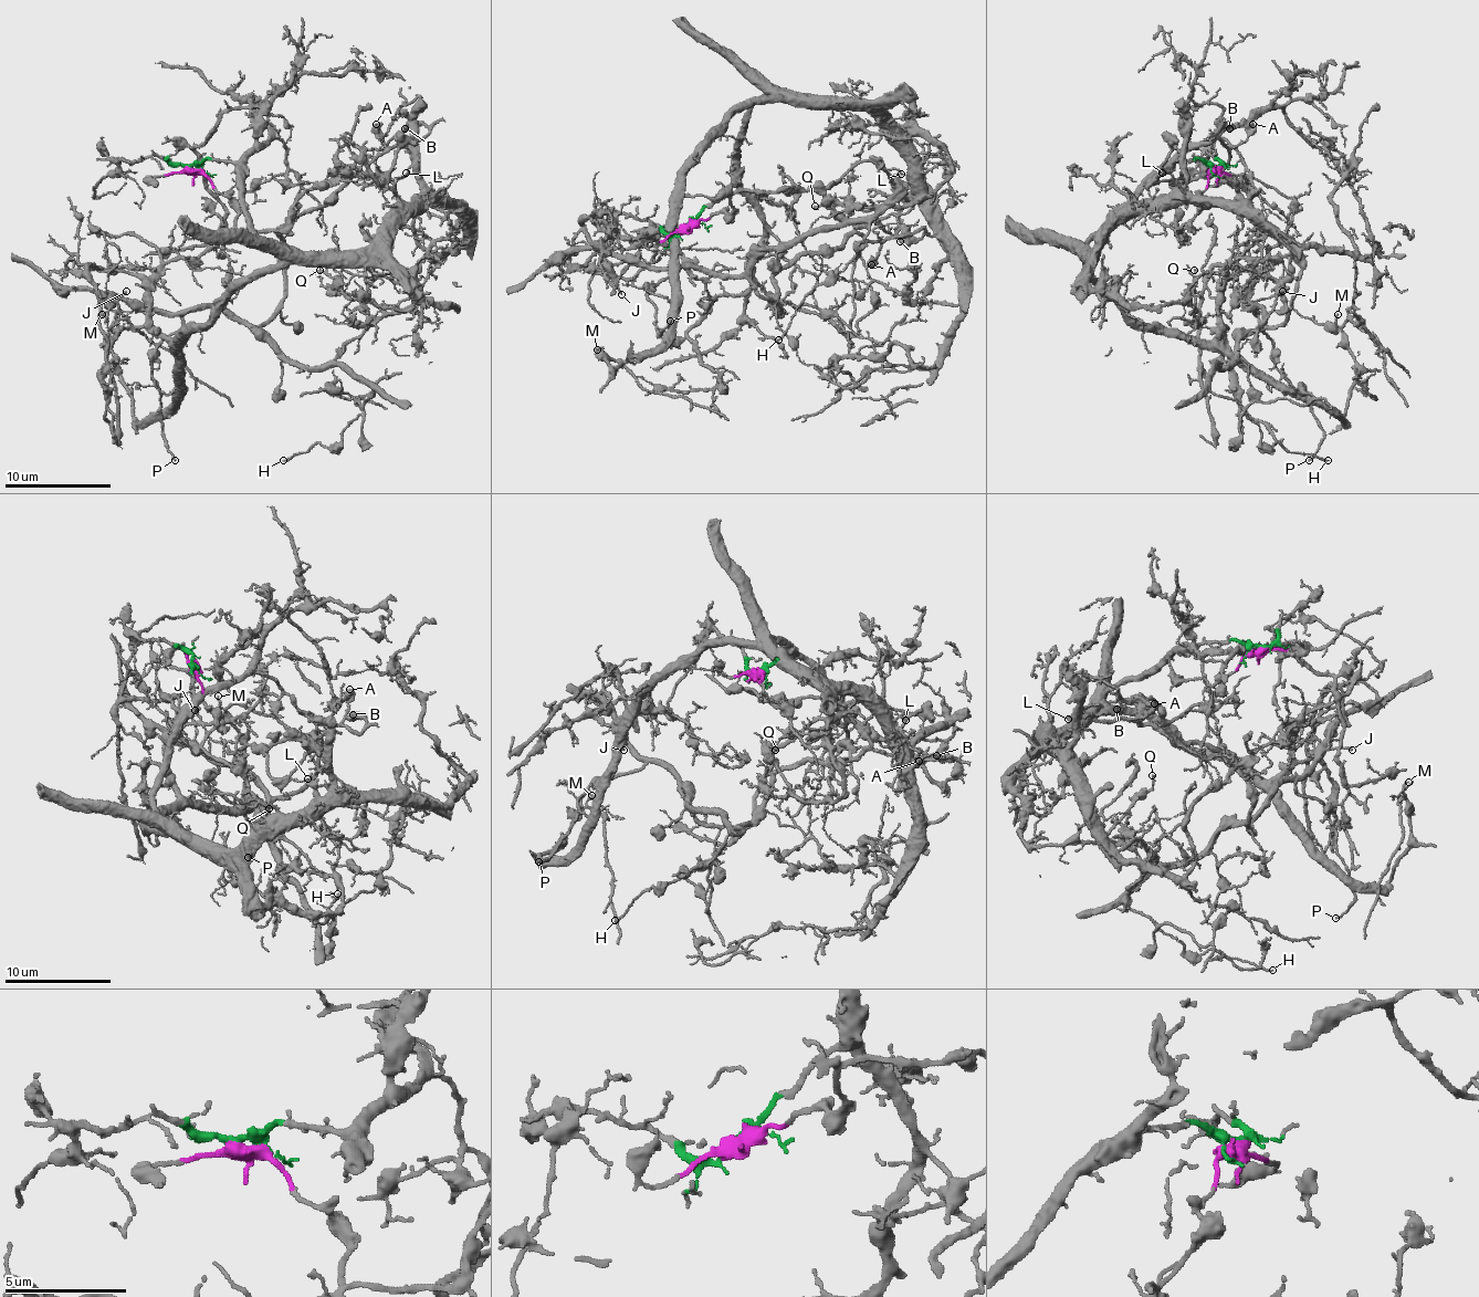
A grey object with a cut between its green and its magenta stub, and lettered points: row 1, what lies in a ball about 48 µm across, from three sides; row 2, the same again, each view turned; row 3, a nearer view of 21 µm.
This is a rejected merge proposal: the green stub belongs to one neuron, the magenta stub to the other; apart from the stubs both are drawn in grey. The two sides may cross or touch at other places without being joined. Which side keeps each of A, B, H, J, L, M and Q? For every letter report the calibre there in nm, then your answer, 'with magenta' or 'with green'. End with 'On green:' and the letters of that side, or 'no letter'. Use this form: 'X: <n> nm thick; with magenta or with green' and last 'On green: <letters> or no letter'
A: 650 nm thick; with magenta
B: 650 nm thick; with magenta
H: 160 nm thick; with magenta
J: 130 nm thick; with magenta
L: 110 nm thick; with magenta
M: 130 nm thick; with green
Q: 120 nm thick; with green
On green: M, Q

